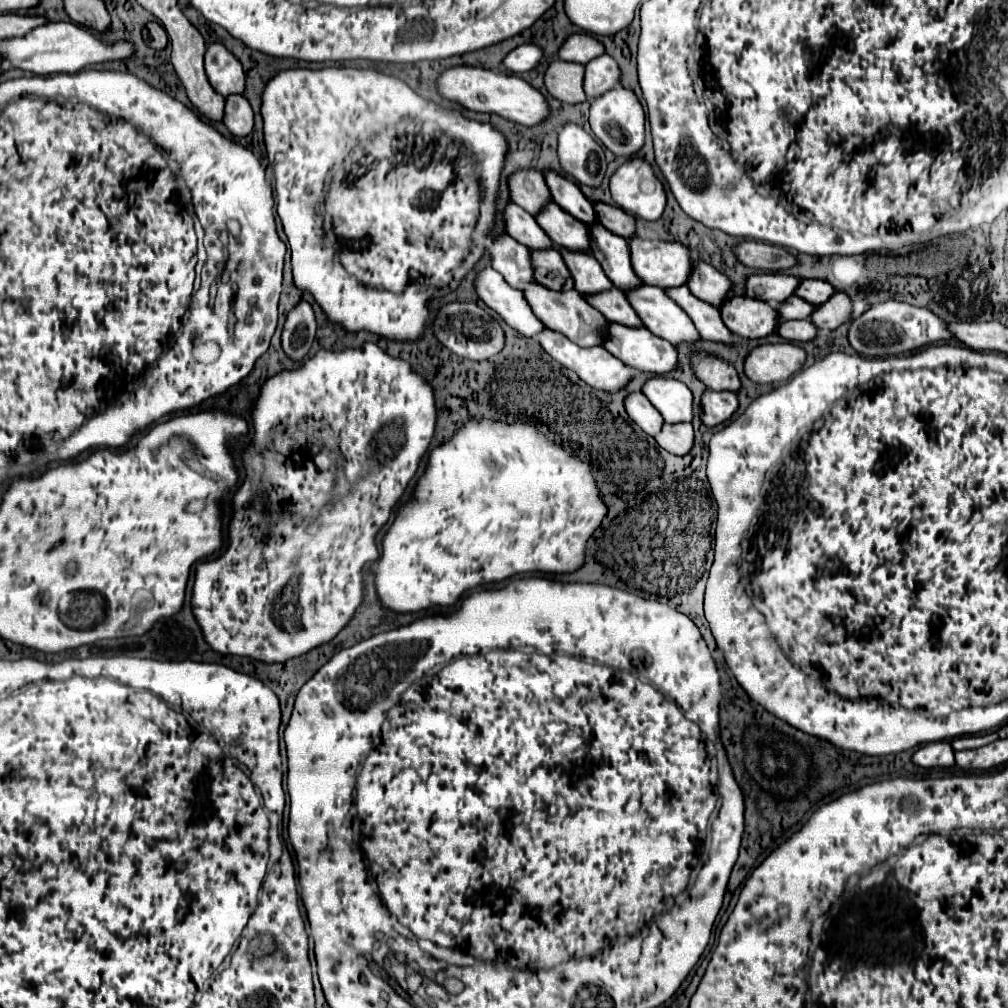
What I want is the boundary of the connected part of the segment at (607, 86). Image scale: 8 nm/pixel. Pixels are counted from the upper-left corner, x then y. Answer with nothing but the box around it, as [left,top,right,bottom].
[585,54,621,102]

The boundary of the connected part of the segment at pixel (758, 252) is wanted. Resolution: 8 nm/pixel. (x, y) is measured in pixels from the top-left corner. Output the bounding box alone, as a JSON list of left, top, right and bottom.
[735,242,797,272]

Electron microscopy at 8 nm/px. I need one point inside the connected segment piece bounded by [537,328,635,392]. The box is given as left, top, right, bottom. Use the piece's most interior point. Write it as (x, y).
(596, 367)

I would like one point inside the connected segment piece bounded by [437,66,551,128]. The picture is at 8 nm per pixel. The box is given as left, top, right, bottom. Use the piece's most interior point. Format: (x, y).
(477, 89)

